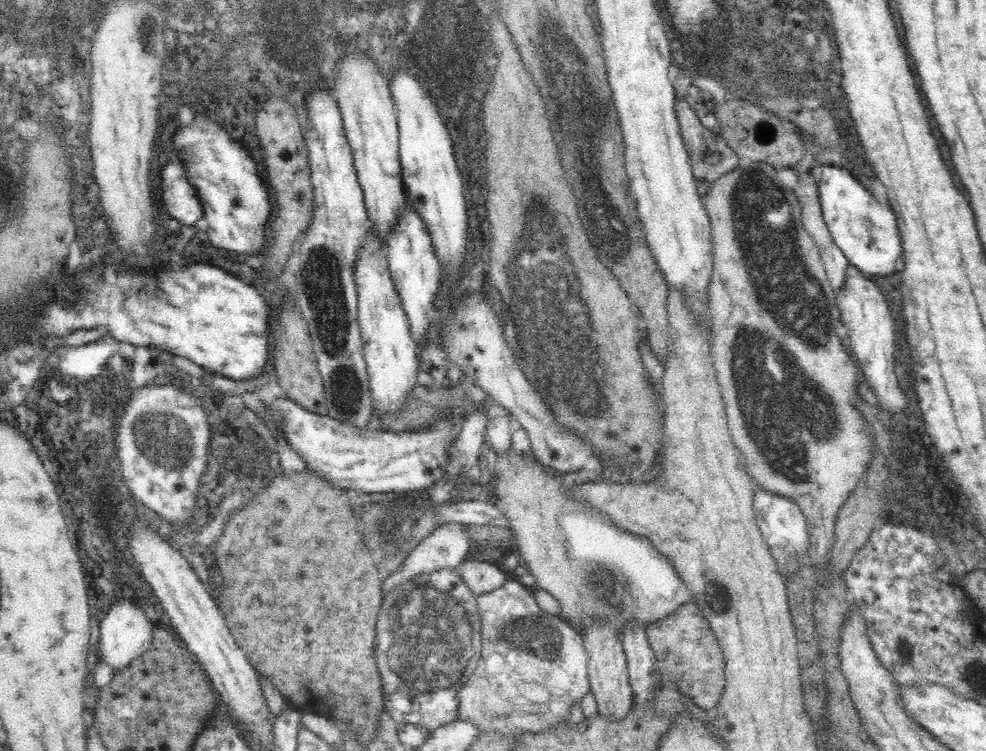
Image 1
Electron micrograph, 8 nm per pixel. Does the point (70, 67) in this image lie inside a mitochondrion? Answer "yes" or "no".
no

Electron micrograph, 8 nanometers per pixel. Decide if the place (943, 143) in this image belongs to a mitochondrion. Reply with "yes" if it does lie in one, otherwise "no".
no

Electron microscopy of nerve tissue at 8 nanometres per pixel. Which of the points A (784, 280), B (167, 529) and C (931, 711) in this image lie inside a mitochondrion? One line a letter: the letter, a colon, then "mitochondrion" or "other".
A: mitochondrion
B: mitochondrion
C: other

